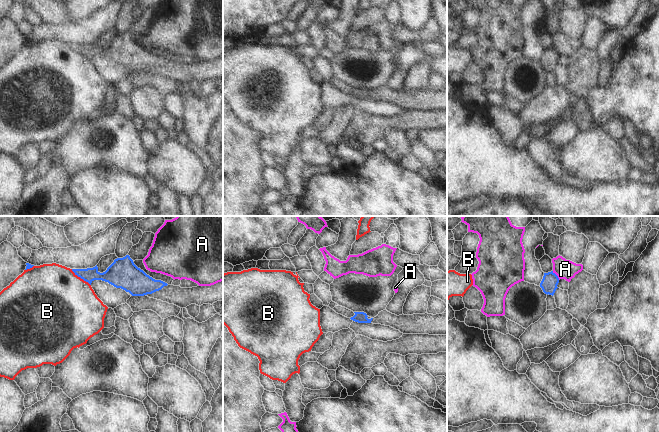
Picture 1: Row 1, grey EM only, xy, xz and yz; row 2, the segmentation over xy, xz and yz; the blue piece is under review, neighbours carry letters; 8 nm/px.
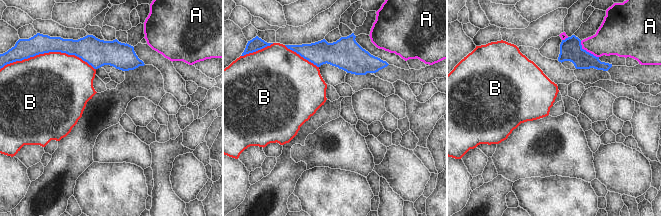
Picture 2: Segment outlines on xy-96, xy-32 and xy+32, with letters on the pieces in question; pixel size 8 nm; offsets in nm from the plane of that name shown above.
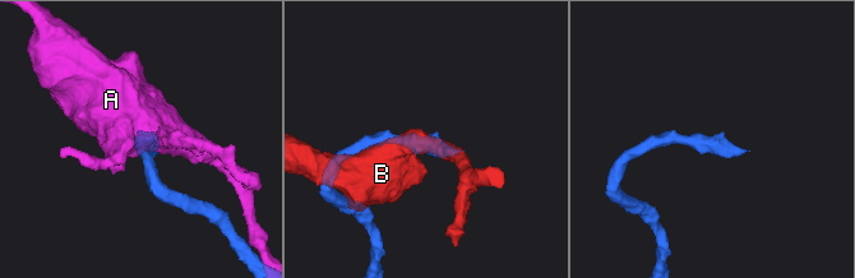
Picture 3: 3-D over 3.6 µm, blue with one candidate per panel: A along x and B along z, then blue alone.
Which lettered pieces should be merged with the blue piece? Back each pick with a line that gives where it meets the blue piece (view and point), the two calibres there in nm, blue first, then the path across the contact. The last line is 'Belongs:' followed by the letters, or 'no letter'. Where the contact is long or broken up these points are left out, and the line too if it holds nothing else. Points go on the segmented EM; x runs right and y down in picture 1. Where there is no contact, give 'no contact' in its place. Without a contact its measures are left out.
Belongs: no letter

